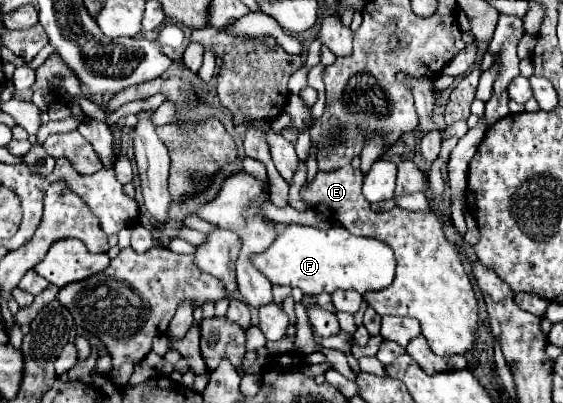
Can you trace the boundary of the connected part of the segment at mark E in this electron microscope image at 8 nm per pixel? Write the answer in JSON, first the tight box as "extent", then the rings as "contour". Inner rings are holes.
{"extent":[301,165,477,355],"contour":[[[351,165],[335,171],[317,171],[315,179],[301,189],[301,199],[325,219],[343,225],[347,231],[379,239],[393,249],[397,259],[397,273],[393,283],[379,291],[367,291],[363,301],[379,315],[419,319],[421,331],[437,355],[461,355],[469,351],[473,347],[477,329],[477,299],[457,251],[443,235],[437,215],[415,213],[401,207],[375,213],[361,193],[361,183],[361,169]]]}

